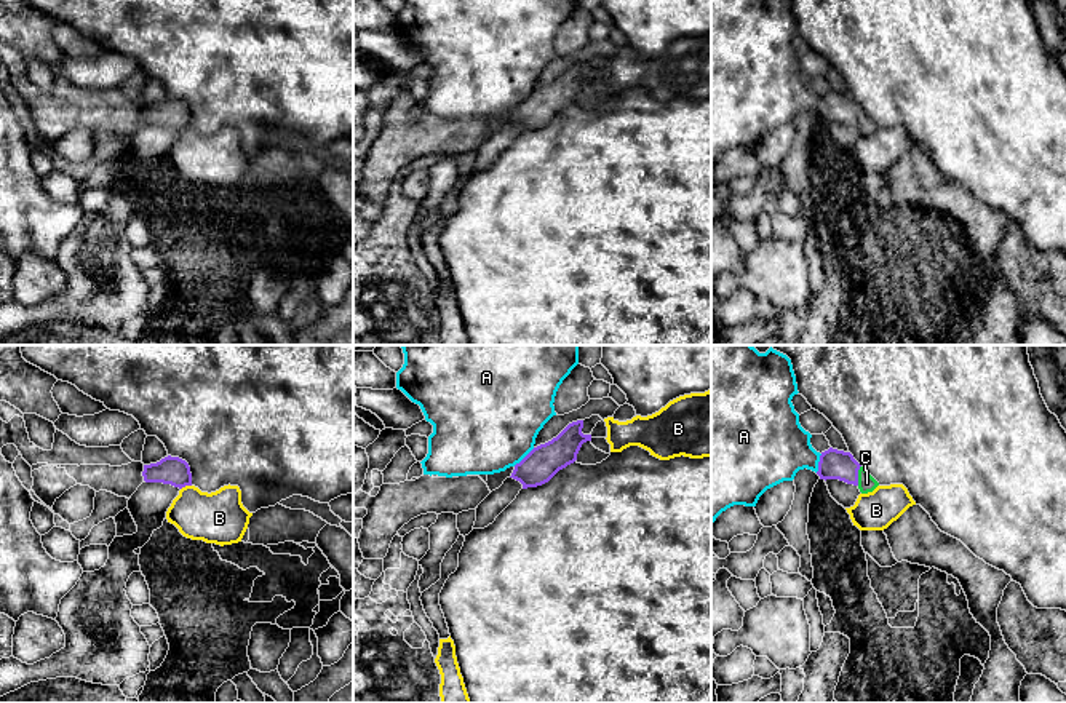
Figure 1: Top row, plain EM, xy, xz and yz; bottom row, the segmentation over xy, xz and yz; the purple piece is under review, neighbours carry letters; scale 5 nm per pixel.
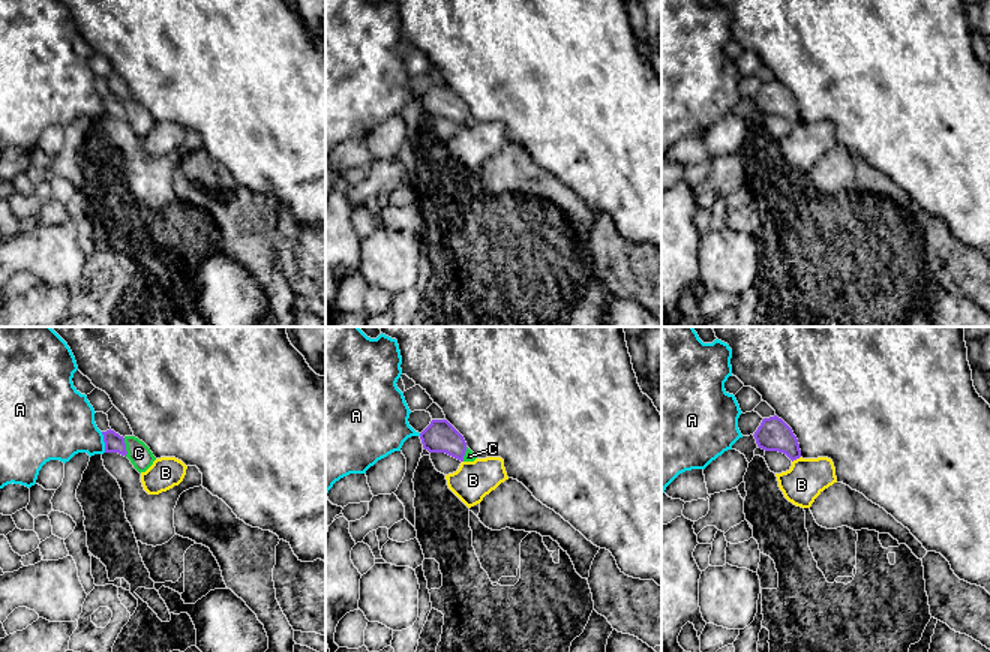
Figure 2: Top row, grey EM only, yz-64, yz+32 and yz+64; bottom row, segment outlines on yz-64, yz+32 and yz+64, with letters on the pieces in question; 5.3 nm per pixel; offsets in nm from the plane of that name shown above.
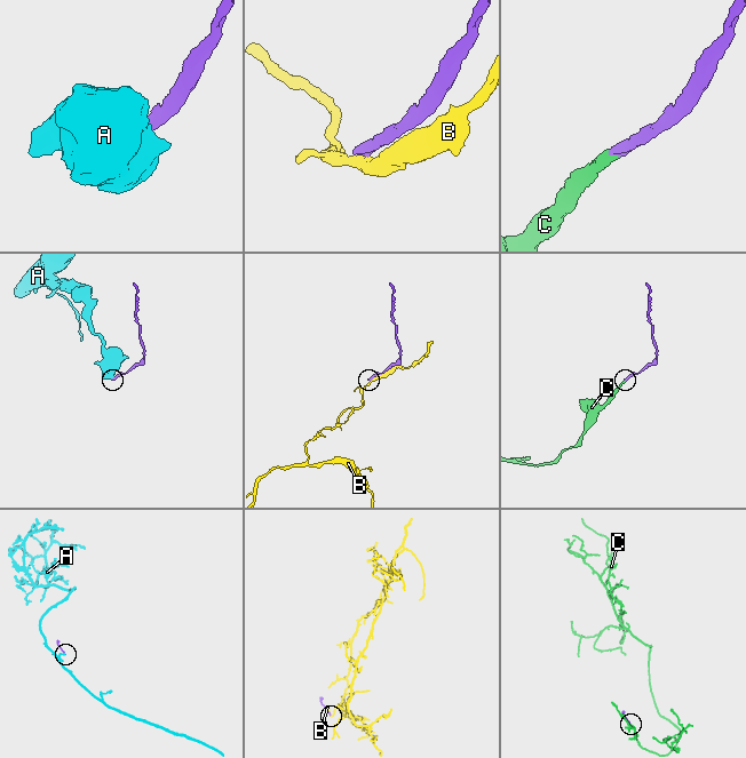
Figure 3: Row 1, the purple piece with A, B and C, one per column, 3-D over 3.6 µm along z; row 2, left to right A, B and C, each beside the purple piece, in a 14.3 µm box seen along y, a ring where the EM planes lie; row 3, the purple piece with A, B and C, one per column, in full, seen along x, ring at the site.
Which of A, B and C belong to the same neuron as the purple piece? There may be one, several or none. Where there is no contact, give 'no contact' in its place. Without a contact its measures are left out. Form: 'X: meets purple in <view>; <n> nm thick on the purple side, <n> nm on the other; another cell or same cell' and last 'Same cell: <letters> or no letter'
A: meets purple in xz; 170 nm thick on the purple side, 500 nm on the other; another cell
B: meets purple in xy; 140 nm thick on the purple side, 260 nm on the other; another cell
C: meets purple in yz; 150 nm thick on the purple side, 90 nm on the other; same cell
Same cell: C

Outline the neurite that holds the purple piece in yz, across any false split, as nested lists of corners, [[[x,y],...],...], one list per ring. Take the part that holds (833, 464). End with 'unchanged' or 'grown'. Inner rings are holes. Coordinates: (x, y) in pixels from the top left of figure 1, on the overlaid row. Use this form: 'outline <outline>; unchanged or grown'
outline [[[829,447],[821,452],[817,475],[820,479],[839,479],[853,484],[861,494],[873,492],[879,483],[853,459],[850,452]]]; grown

